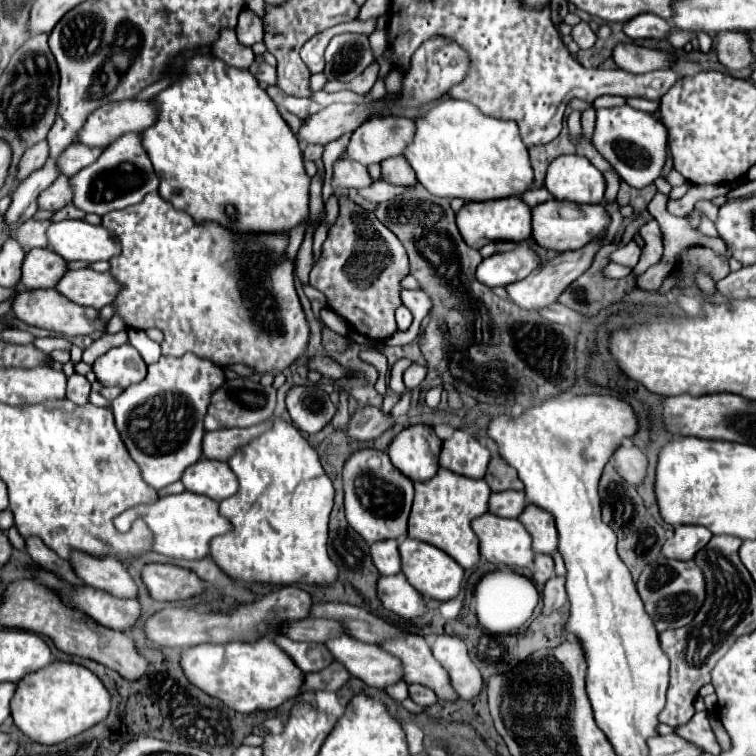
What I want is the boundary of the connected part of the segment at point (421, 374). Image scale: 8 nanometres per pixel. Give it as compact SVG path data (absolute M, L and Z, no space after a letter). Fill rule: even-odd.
M411 365L405 373L403 373L403 381L405 381L405 387L407 389L413 389L413 387L417 387L423 379L425 379L425 375L427 375L427 369L423 367L423 365Z

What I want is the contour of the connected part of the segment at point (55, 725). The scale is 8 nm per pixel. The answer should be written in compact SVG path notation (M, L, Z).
M53 661L49 669L41 669L41 673L29 673L29 677L23 677L11 701L15 725L25 737L41 745L57 745L81 735L83 731L105 721L109 711L111 695L99 677L81 665L63 661Z

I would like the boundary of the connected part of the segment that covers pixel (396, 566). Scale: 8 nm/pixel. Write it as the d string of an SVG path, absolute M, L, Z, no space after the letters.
M381 541L377 545L371 545L371 557L379 575L401 573L401 555L397 541Z

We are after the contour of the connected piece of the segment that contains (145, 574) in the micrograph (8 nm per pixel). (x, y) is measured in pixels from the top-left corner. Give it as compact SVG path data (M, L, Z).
M143 565L141 581L145 583L151 599L155 601L183 601L203 591L201 579L195 577L193 571L177 565Z

